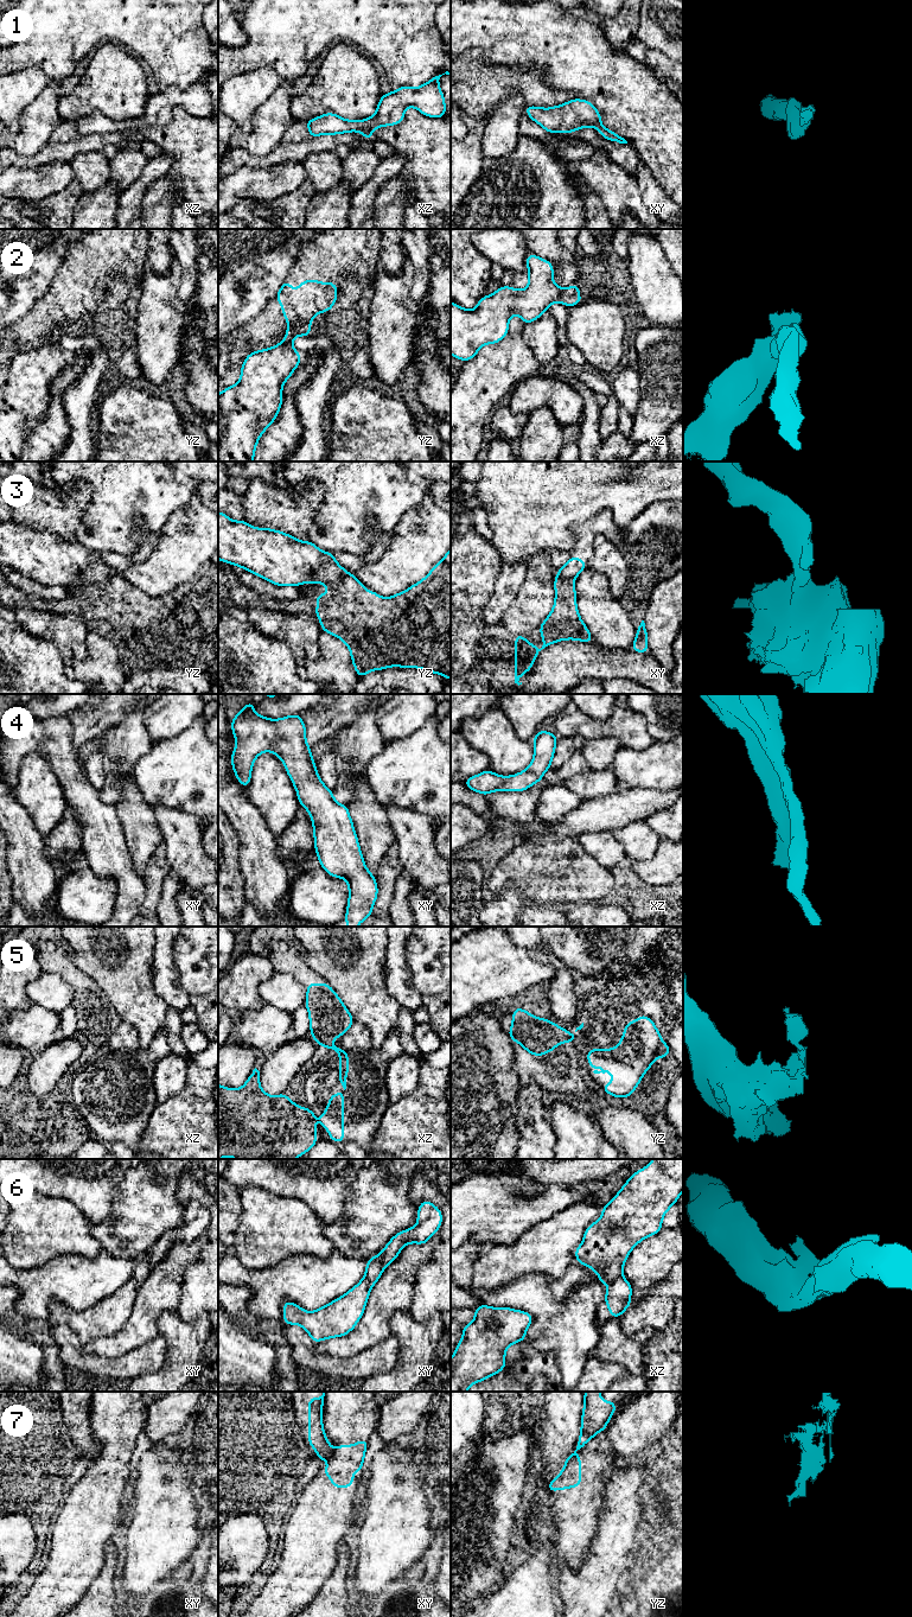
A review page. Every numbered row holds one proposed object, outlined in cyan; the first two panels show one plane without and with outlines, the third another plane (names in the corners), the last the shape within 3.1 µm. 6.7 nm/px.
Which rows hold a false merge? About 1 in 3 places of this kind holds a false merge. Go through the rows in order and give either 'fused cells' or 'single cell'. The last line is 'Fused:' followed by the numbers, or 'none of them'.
1: single cell
2: fused cells
3: fused cells
4: single cell
5: fused cells
6: fused cells
7: fused cells
Fused: 2, 3, 5, 6, 7

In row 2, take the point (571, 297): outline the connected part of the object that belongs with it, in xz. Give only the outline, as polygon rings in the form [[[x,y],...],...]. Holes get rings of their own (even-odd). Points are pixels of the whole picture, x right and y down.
[[[574,284],[574,285],[569,286],[568,288],[566,288],[563,294],[561,295],[560,303],[566,305],[568,308],[570,308],[570,307],[575,306],[576,304],[581,303],[585,298],[581,298],[579,295],[579,288],[580,288],[579,284]]]

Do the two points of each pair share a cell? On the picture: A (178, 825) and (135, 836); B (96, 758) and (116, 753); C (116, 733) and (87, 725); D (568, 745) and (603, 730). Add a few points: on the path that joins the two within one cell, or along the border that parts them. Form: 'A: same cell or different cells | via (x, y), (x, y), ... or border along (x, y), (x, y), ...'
A: different cells | border along (153, 809), (164, 841)
B: different cells | border along (101, 752), (106, 774), (103, 785)
C: different cells | border along (128, 712), (103, 733)
D: different cells | border along (569, 737), (575, 739), (608, 738)

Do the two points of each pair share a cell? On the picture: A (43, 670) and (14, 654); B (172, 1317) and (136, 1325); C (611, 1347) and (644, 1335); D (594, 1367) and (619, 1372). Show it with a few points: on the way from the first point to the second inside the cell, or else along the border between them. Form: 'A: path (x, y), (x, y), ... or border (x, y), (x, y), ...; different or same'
A: path (36, 670), (31, 670), (21, 661); same
B: border (177, 1310), (170, 1310), (160, 1316), (157, 1332); different
C: path (619, 1347), (631, 1347), (636, 1343); same
D: path (600, 1372), (613, 1372); same

